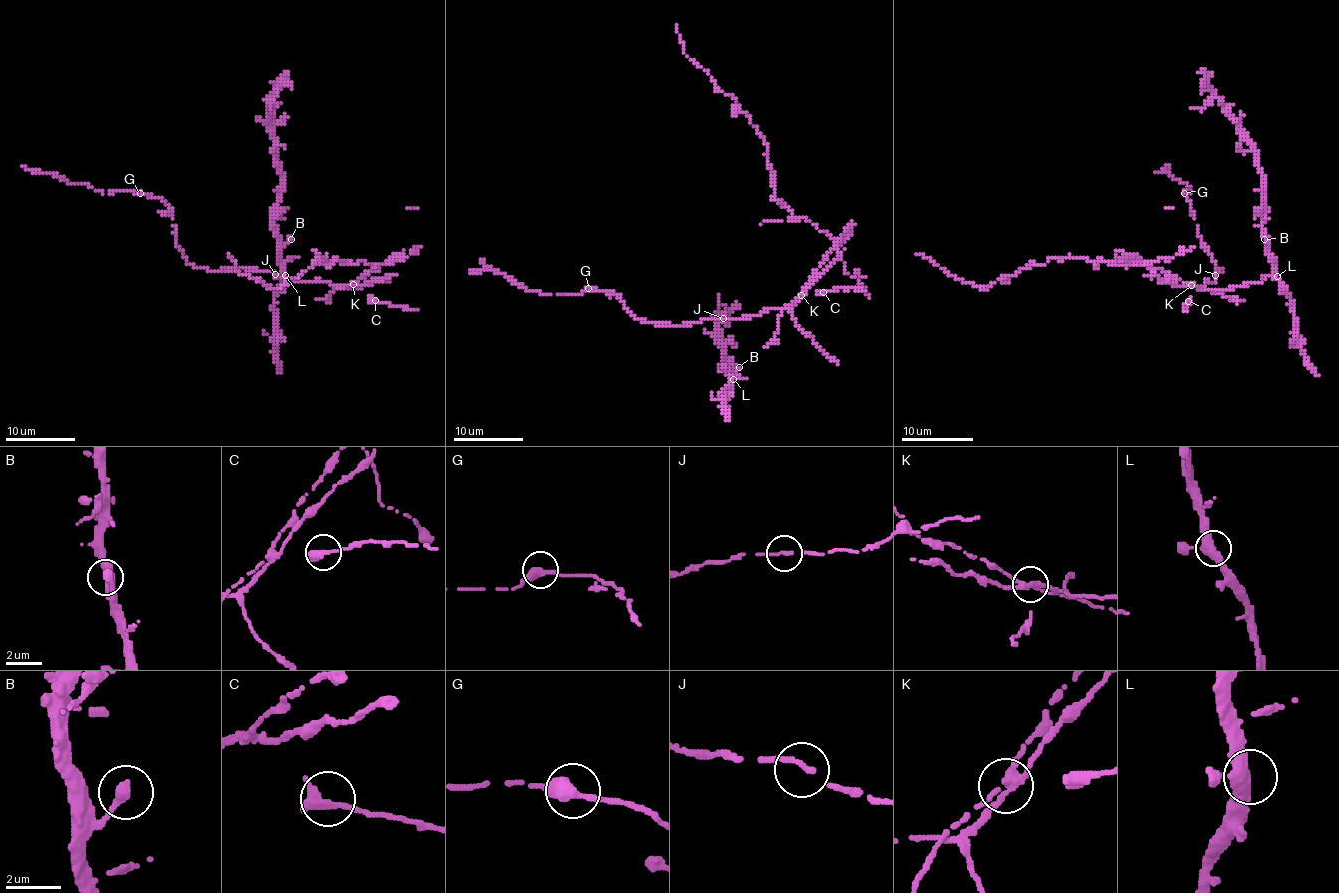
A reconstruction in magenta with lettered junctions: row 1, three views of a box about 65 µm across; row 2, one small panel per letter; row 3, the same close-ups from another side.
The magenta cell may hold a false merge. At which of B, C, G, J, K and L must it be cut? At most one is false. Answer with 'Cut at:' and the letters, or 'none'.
Cut at: K

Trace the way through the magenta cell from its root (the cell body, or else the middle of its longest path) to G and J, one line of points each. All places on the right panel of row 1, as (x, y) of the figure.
G: (1199, 289), (1206, 282), (1215, 284), (1215, 271), (1222, 267), (1222, 271), (1200, 239), (1184, 193)
J: (1199, 289), (1202, 289), (1206, 282), (1215, 284), (1215, 275)

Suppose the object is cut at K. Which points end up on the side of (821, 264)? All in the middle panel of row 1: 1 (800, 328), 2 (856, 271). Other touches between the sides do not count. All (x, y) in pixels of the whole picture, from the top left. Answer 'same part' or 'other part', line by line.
1: other part
2: same part

